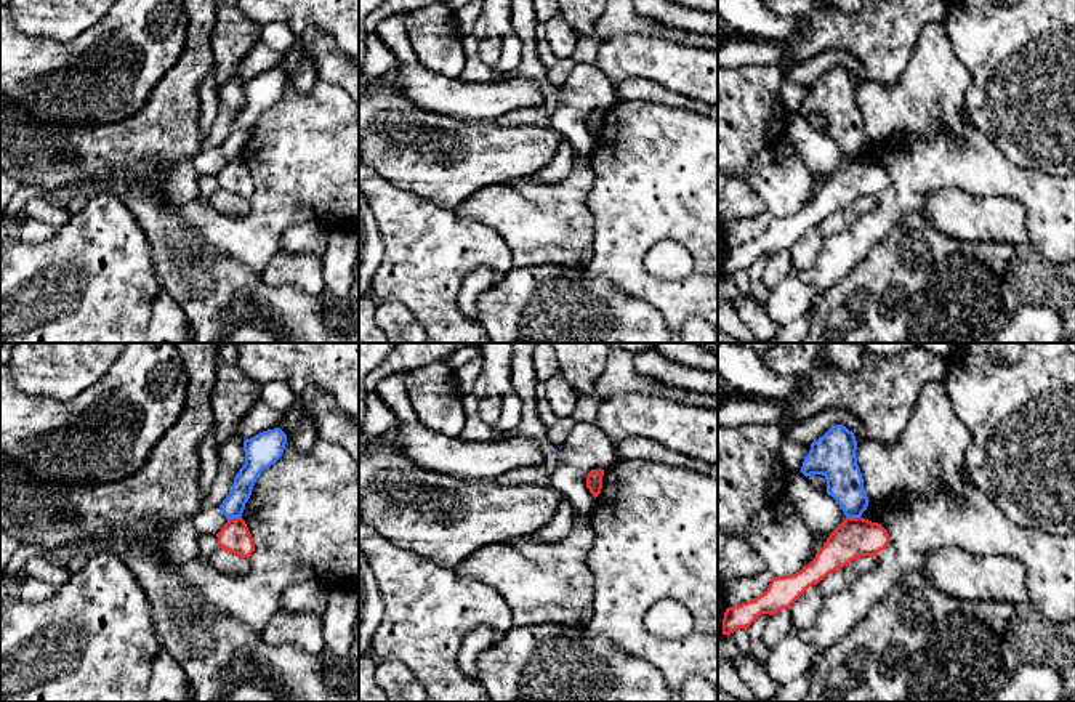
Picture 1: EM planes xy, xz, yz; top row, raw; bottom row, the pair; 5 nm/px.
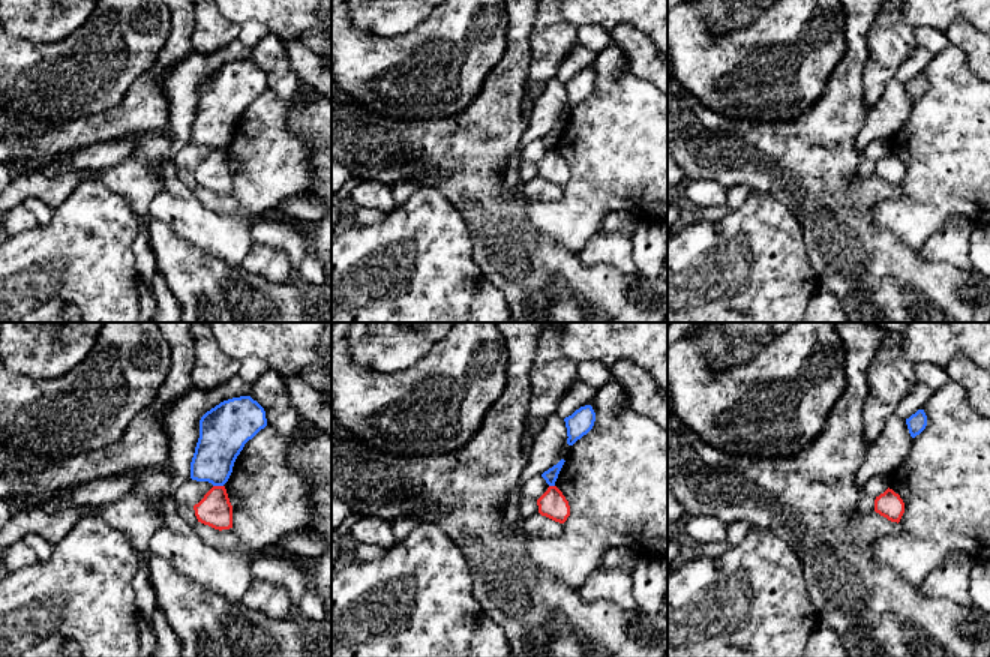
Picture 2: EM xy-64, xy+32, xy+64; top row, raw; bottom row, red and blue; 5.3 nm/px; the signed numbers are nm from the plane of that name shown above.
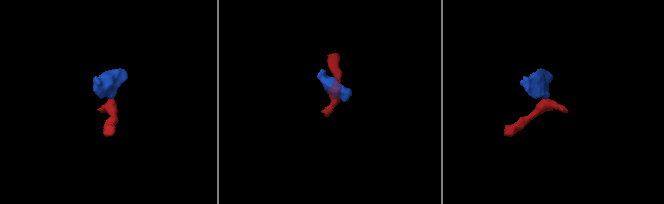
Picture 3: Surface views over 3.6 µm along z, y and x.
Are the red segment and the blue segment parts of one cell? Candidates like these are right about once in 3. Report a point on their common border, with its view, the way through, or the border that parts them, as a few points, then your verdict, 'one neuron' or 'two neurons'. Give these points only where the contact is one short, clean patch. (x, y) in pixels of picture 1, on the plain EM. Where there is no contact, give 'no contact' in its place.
meets red in xy at (234, 159); two neurons

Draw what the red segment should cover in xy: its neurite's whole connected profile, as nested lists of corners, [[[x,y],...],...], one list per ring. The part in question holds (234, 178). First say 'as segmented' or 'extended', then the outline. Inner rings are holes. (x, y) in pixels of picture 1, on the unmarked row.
as segmented; [[[242,159],[227,160],[216,178],[221,191],[231,192],[237,197],[248,200],[255,192],[252,175]]]

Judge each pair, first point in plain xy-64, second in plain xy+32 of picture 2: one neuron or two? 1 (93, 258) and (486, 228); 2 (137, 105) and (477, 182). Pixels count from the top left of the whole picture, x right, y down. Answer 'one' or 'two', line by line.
1: two
2: one

